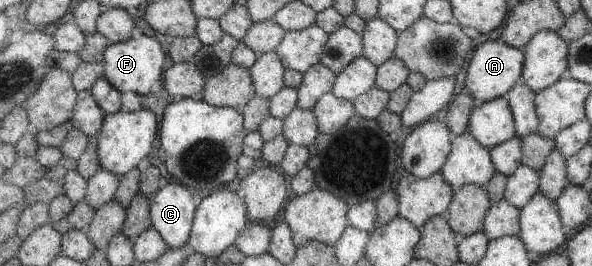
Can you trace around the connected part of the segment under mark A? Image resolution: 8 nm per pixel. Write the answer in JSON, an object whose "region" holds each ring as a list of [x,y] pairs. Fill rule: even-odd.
{"region":[[[487,40],[477,46],[468,60],[461,93],[472,96],[477,104],[493,100],[504,95],[513,86],[520,75],[524,54],[521,50],[507,46],[498,40]]]}

